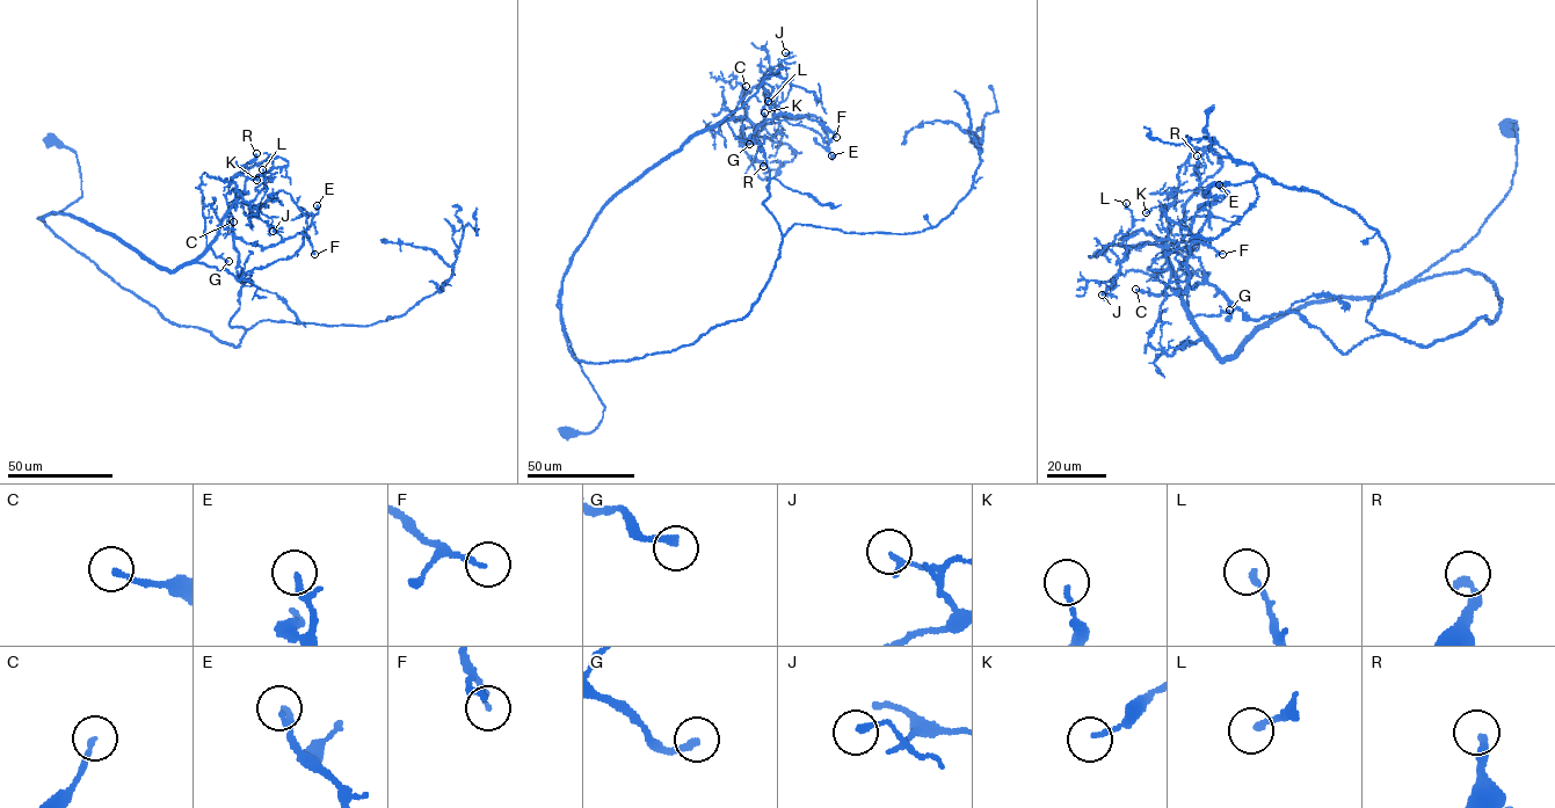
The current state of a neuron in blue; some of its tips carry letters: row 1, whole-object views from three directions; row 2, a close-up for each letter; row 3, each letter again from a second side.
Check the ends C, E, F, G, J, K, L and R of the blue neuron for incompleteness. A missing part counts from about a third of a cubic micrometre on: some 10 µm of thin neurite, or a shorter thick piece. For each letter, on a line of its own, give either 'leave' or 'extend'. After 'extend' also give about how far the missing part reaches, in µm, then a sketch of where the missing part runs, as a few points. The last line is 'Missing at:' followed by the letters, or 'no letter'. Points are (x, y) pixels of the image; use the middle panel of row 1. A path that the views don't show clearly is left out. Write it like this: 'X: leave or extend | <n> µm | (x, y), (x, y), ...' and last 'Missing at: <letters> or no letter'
C: leave
E: leave
F: leave
G: extend | 35 µm | (749, 144), (767, 167), (798, 183)
J: leave
K: leave
L: leave
R: leave
Missing at: G

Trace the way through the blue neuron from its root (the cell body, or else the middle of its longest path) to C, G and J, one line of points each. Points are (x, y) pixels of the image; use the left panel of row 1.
C: (50, 140), (75, 154), (82, 196), (42, 219), (73, 216), (172, 271), (233, 221)
G: (50, 140), (75, 154), (82, 196), (42, 219), (55, 211), (73, 216), (172, 271), (210, 248), (229, 261)
J: (50, 140), (75, 154), (82, 196), (42, 219), (73, 216), (172, 271), (208, 246), (235, 190), (273, 231)

